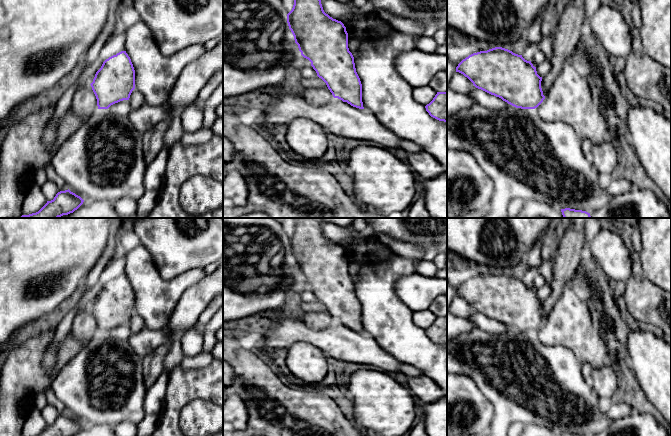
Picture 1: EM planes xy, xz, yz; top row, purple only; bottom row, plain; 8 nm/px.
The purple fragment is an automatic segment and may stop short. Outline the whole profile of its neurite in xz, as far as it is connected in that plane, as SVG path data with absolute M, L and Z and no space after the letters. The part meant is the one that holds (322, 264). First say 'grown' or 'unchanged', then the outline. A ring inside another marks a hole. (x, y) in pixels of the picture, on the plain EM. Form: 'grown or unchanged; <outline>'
unchanged; M316 218L291 219L294 229L287 247L301 279L311 286L334 322L364 333L362 308L348 272L346 251L324 236Z

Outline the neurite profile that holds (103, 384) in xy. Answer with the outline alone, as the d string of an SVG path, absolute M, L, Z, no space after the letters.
M98 333L81 351L68 361L55 376L51 389L66 411L86 425L106 424L115 426L123 421L138 424L145 416L144 399L147 388L142 373L142 358L137 355L128 340L117 340L108 333Z

